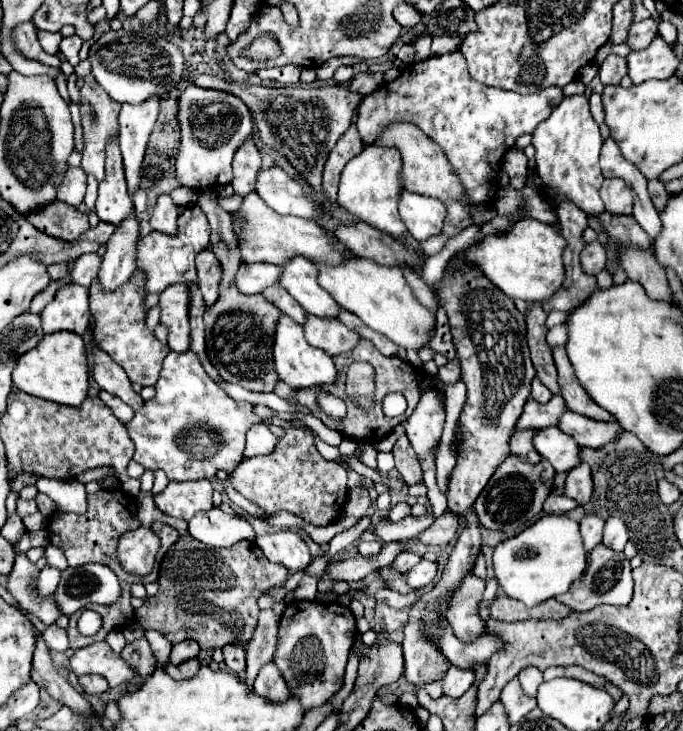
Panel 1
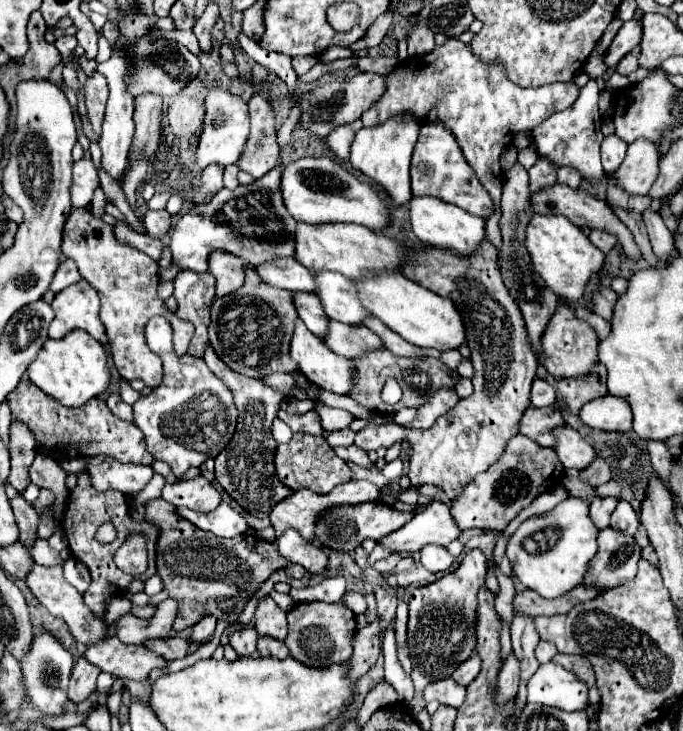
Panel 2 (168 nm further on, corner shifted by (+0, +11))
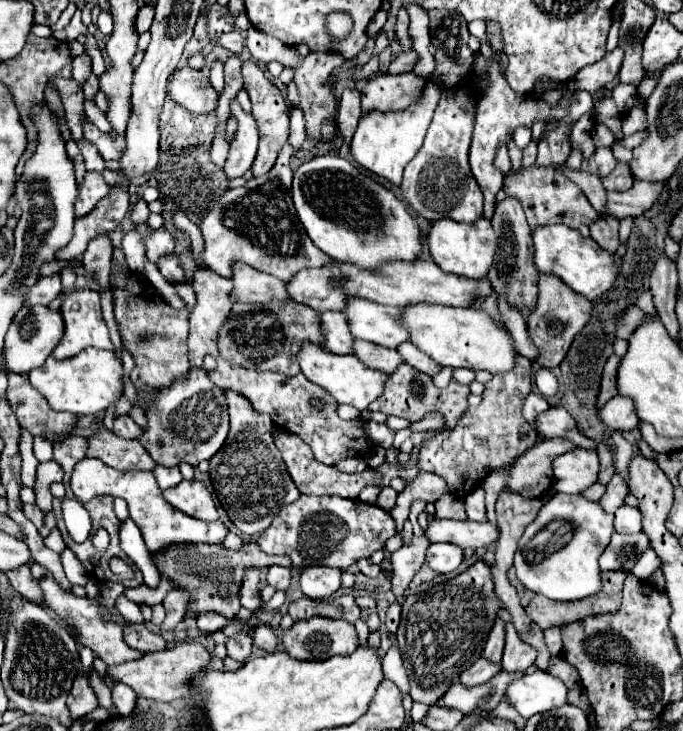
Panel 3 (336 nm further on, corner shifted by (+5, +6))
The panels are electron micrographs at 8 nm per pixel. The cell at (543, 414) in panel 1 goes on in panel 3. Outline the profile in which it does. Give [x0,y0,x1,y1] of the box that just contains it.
[597,356,621,408]

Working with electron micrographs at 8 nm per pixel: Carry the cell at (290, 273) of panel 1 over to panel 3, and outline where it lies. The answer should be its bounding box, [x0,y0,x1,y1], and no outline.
[345,298,411,350]

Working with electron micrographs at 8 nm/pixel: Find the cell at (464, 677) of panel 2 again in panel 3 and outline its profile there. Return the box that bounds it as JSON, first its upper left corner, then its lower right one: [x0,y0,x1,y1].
[461,658,503,688]

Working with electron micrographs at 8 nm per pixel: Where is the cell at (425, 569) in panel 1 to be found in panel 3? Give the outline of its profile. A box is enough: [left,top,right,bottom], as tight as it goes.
[427,542,463,574]

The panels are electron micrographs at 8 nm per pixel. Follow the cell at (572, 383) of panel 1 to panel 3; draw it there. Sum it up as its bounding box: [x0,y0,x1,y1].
[527,274,591,368]

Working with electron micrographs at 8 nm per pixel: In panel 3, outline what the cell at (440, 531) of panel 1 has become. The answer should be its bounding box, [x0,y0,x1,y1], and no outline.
[507,438,577,498]

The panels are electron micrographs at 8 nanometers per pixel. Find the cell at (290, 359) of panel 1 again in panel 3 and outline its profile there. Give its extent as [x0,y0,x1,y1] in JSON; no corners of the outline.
[299,344,389,410]

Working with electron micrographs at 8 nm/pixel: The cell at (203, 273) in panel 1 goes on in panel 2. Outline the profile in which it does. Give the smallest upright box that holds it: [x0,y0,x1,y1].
[208,251,244,295]

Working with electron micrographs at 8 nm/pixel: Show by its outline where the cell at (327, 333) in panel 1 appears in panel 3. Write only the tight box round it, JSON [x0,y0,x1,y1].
[355,340,403,374]

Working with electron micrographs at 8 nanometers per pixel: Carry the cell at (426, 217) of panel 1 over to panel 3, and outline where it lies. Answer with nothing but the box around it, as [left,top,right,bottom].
[425,218,497,280]

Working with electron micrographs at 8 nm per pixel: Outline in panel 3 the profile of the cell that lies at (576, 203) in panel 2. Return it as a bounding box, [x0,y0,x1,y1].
[503,166,599,230]

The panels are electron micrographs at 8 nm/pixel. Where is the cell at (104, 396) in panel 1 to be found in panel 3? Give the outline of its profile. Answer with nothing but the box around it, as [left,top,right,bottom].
[113,416,143,440]

